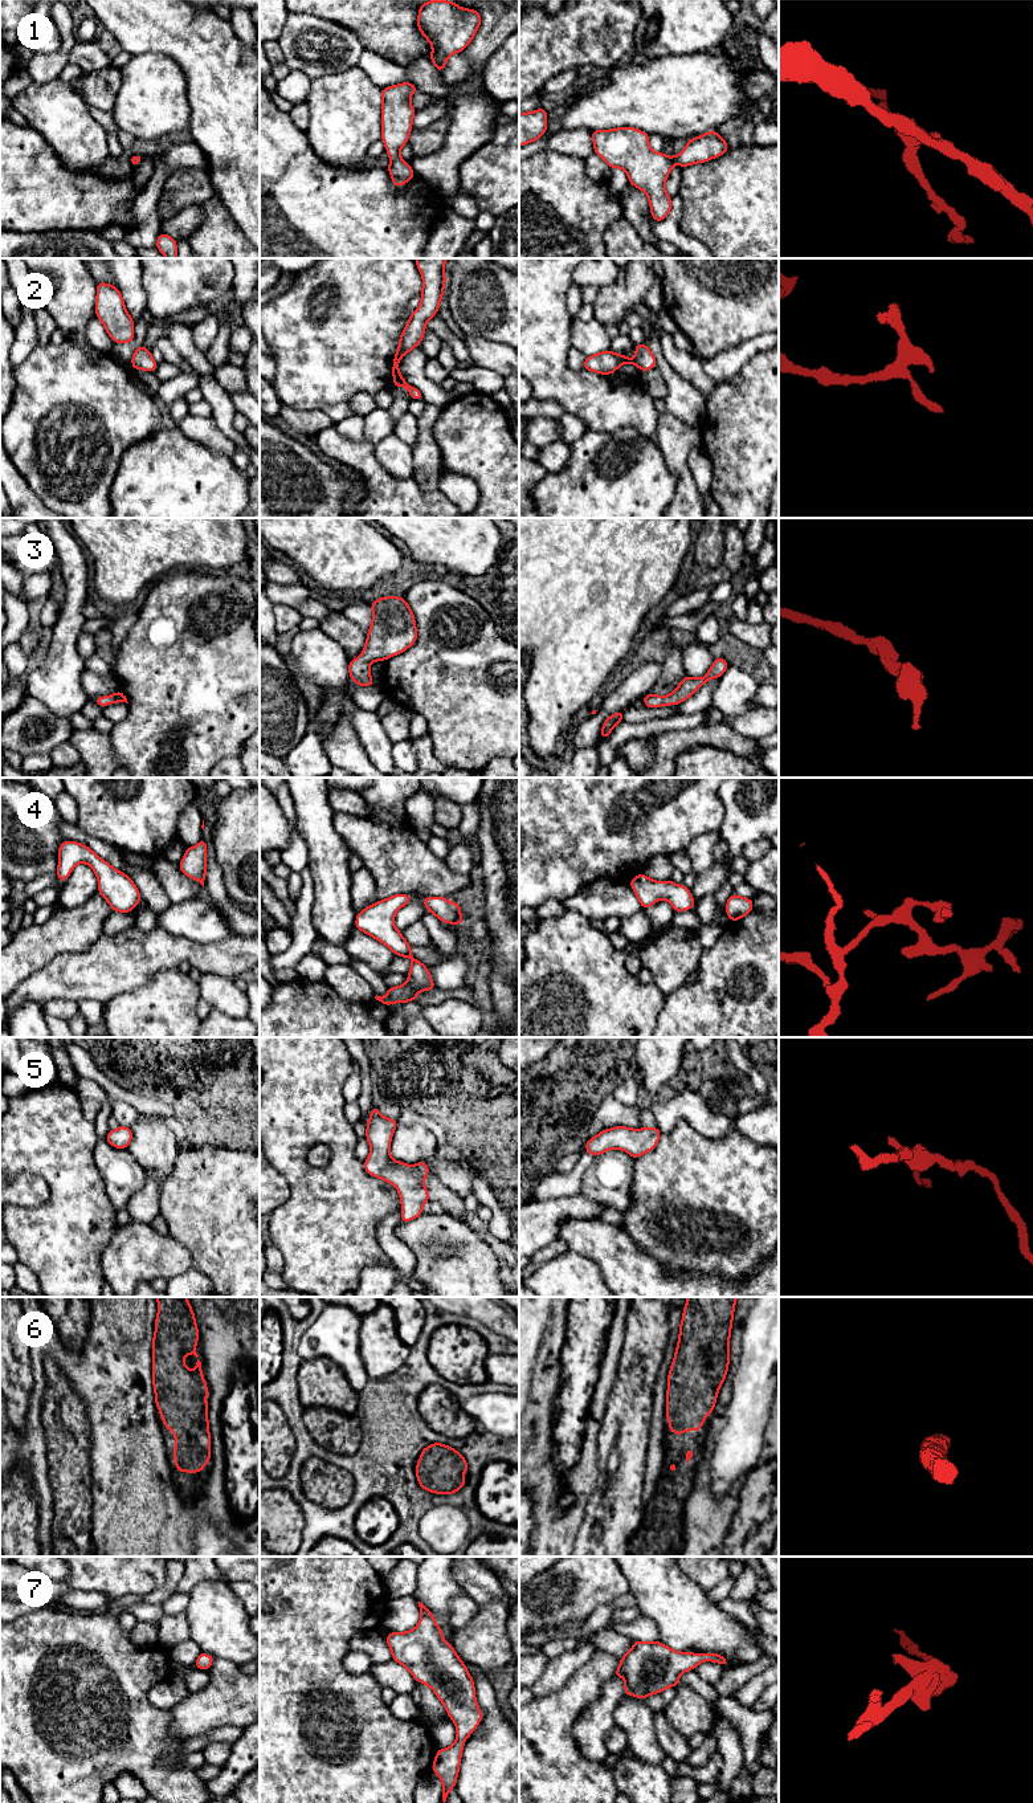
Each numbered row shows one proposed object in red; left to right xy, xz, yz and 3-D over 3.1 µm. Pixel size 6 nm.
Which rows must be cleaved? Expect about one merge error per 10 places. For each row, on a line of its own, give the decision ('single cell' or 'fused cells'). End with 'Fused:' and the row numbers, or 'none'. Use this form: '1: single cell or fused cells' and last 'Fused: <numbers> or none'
1: single cell
2: single cell
3: single cell
4: single cell
5: single cell
6: single cell
7: single cell
Fused: none

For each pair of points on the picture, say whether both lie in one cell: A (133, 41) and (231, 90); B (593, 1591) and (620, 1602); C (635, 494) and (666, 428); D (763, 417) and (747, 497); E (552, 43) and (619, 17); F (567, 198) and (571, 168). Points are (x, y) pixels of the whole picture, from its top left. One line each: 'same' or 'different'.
A: same
B: different
C: different
D: same
E: same
F: same

